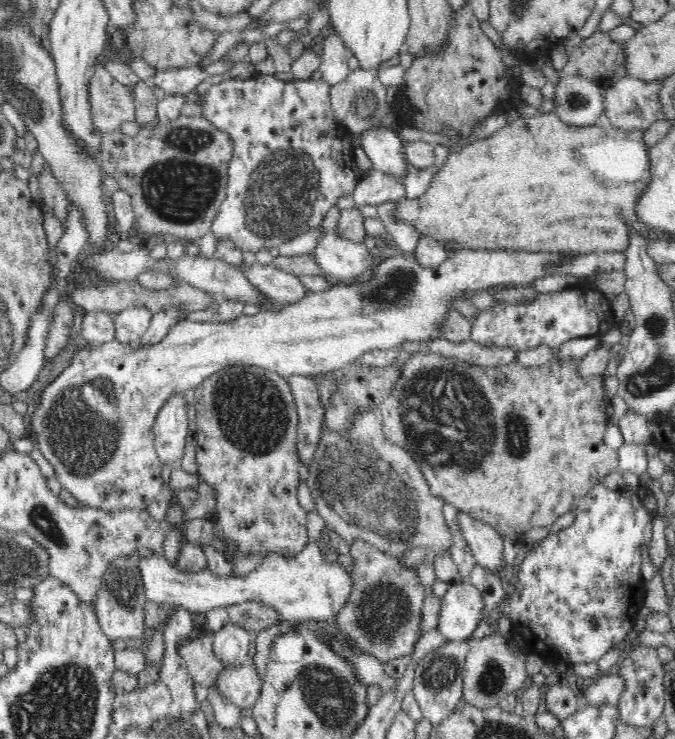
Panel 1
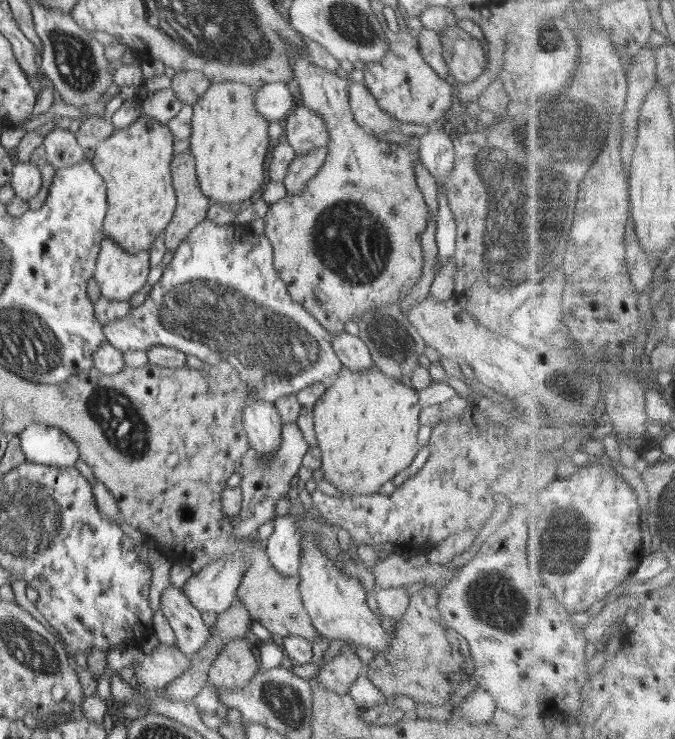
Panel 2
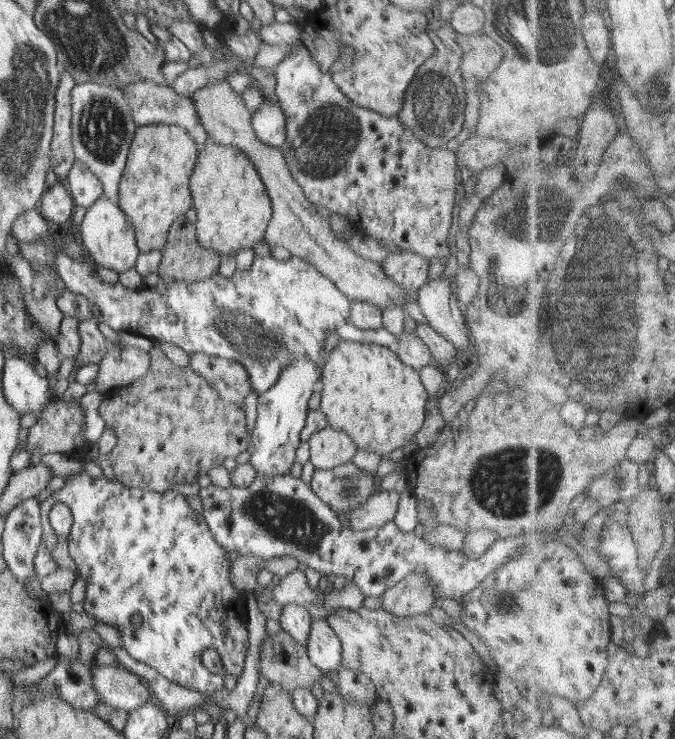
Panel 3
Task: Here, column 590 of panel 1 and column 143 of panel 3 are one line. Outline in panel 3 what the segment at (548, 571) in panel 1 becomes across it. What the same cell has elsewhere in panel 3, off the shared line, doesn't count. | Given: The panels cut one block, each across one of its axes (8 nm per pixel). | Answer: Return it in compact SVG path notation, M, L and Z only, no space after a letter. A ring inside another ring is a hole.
M83 471L78 474L71 474L66 479L64 488L54 491L50 497L40 503L43 544L45 544L44 546L47 546L50 551L52 551L60 541L60 536L54 528L52 528L49 521L50 509L56 504L65 504L73 514L72 528L70 528L67 537L68 552L70 558L76 563L77 575L88 583L85 589L86 593L84 593L86 596L84 600L84 610L88 614L91 614L96 622L106 624L106 626L116 626L116 628L122 632L122 647L125 648L126 652L130 654L132 658L150 665L162 674L162 676L165 676L168 680L177 683L181 687L192 689L193 691L200 691L205 694L220 691L223 687L221 685L224 684L224 676L214 674L214 672L210 672L210 670L204 667L202 659L200 658L204 650L214 648L214 650L218 652L218 656L220 656L222 666L224 667L224 674L232 674L232 676L235 677L242 674L245 665L245 656L249 648L248 628L246 628L247 624L245 622L245 593L237 589L230 580L232 563L229 562L228 550L217 543L203 515L188 505L184 495L176 491L168 491L160 494L160 492L152 492L141 487L128 488L128 486L120 484L117 480L107 480L97 472Z

